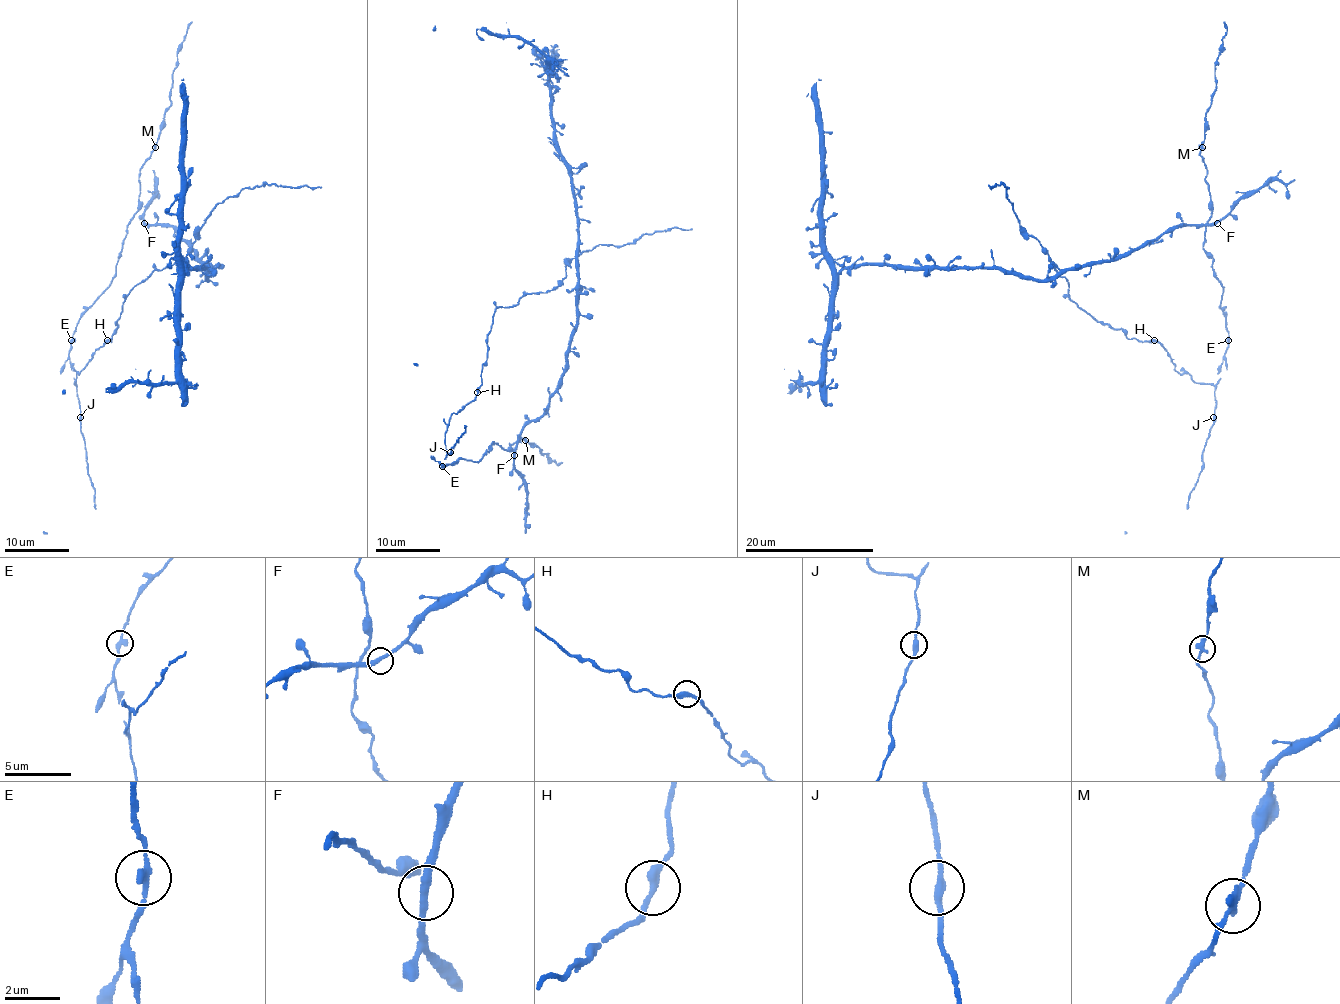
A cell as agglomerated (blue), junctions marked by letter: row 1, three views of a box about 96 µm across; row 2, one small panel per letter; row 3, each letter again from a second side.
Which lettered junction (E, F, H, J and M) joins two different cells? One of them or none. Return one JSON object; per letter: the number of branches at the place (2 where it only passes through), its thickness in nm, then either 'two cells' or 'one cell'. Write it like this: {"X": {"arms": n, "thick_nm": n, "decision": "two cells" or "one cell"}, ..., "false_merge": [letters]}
{"E": {"arms": 2, "thick_nm": 260, "decision": "one cell"}, "F": {"arms": 2, "thick_nm": 280, "decision": "one cell"}, "H": {"arms": 2, "thick_nm": 280, "decision": "one cell"}, "J": {"arms": 2, "thick_nm": 280, "decision": "one cell"}, "M": {"arms": 2, "thick_nm": 280, "decision": "one cell"}, "false_merge": []}

